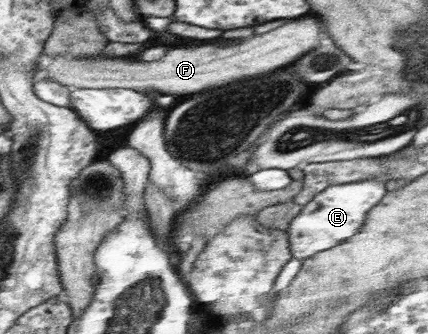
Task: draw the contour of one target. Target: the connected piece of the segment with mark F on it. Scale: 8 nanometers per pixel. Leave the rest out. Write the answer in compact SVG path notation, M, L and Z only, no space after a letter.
M300 18L240 42L232 40L226 44L202 44L202 46L178 48L178 50L172 48L170 52L165 52L161 60L153 62L138 60L128 62L121 60L121 57L108 58L102 54L80 58L76 52L56 56L41 53L36 63L37 68L34 69L35 80L53 80L68 88L70 92L76 89L130 89L145 94L152 100L161 94L186 96L186 94L218 88L246 76L266 74L293 63L292 60L296 60L304 52L318 46L320 32L322 32L322 24L318 20Z

